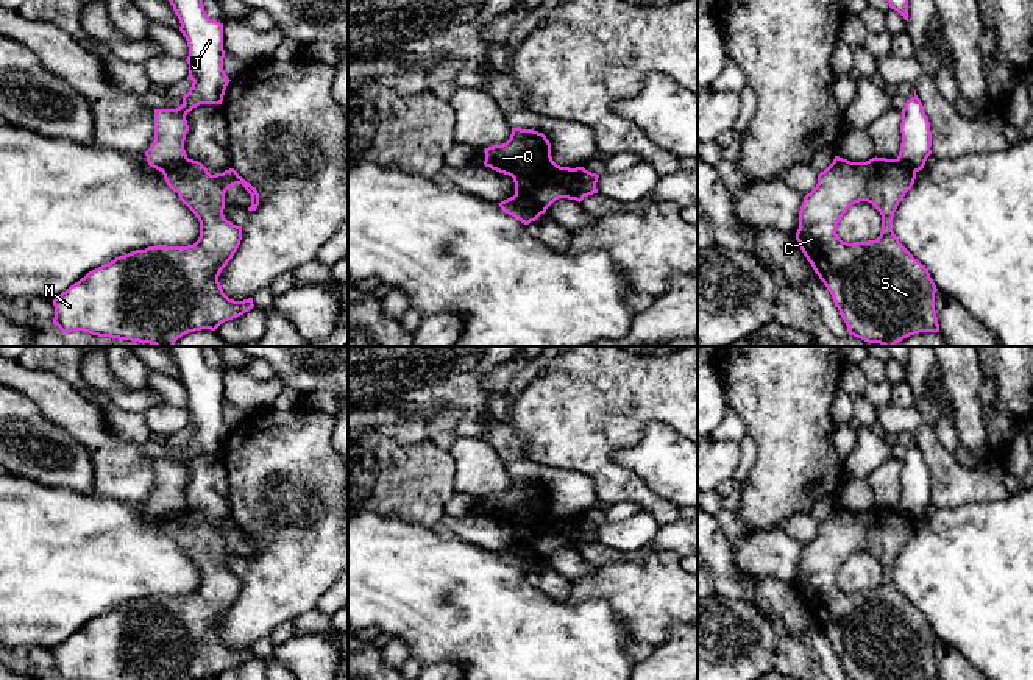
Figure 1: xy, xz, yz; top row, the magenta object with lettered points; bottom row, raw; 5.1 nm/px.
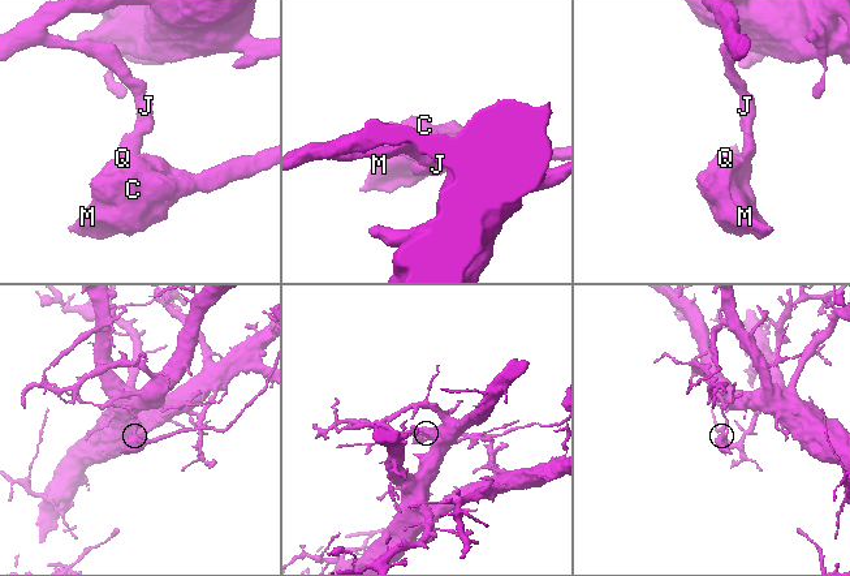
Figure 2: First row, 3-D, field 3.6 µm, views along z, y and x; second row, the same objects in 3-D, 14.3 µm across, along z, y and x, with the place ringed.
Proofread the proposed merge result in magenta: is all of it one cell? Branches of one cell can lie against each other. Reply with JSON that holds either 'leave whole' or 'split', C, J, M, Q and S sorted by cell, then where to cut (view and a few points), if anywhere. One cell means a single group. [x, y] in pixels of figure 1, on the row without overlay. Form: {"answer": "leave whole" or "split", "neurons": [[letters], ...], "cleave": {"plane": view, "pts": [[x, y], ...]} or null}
{"answer": "split", "neurons": [["C", "M", "Q", "S"], ["J"]], "cleave": {"plane": "xz", "pts": [[515, 543], [540, 563]]}}

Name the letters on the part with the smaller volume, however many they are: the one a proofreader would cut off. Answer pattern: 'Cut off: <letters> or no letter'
Cut off: C, M, Q, S

